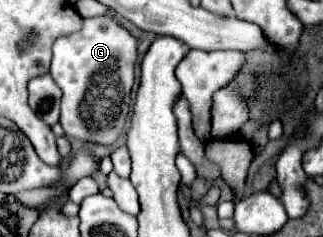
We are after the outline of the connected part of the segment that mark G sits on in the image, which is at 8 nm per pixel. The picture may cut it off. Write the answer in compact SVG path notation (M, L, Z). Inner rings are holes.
M108 17L84 19L80 31L56 39L50 73L64 93L60 123L66 137L106 147L118 145L130 123L130 93L138 59L136 47L138 41Z

